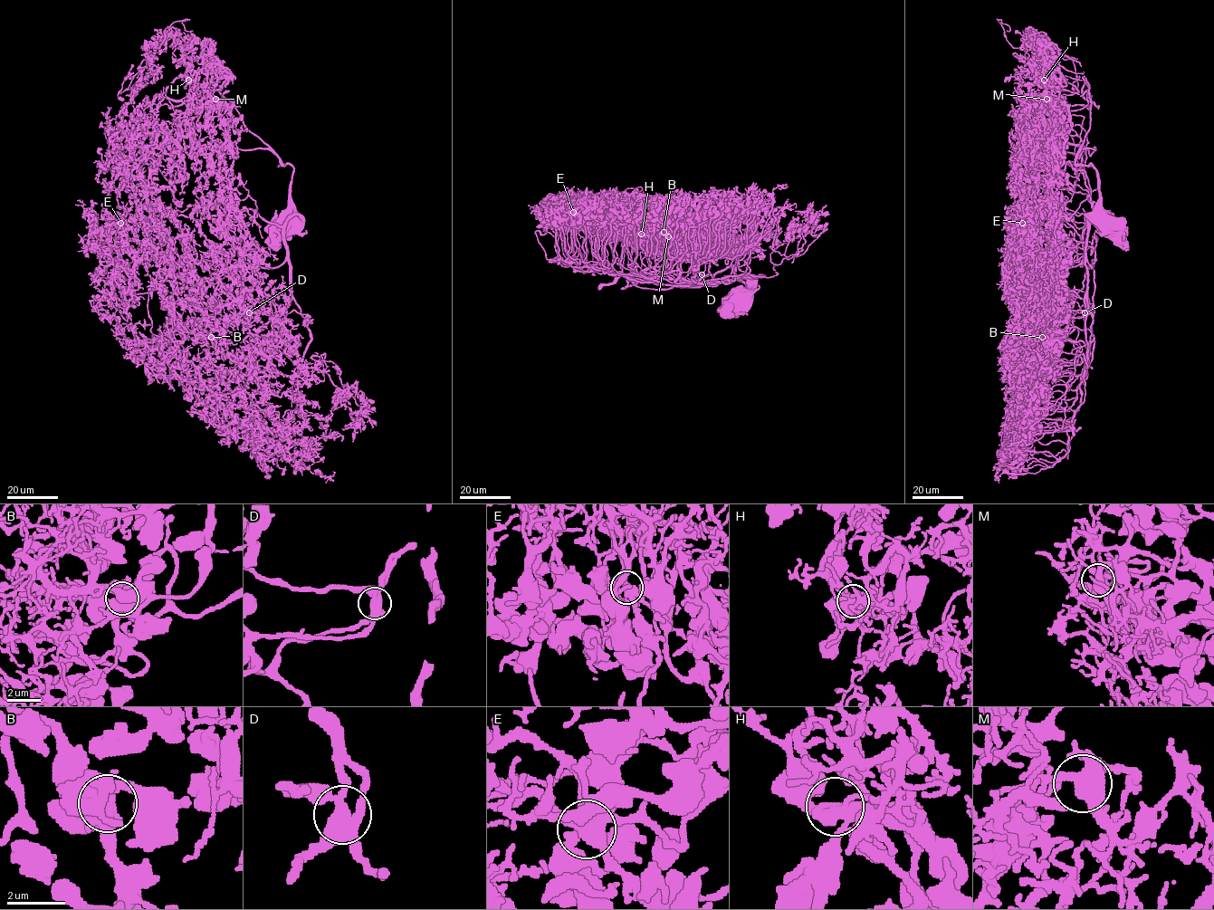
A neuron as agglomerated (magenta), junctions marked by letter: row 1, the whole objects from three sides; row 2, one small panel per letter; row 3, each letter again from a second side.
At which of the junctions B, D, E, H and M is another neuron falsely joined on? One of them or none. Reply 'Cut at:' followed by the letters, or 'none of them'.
Cut at: none of them

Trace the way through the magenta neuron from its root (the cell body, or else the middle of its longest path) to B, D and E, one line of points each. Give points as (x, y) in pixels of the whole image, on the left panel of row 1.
B: (290, 225), (295, 214), (277, 266), (244, 263), (238, 249), (244, 259), (212, 337)
D: (290, 225), (295, 214), (277, 266), (244, 263), (238, 249), (244, 259), (231, 278), (249, 312)
E: (290, 225), (295, 214), (277, 225), (250, 209), (165, 214), (155, 228), (142, 216), (120, 223)

